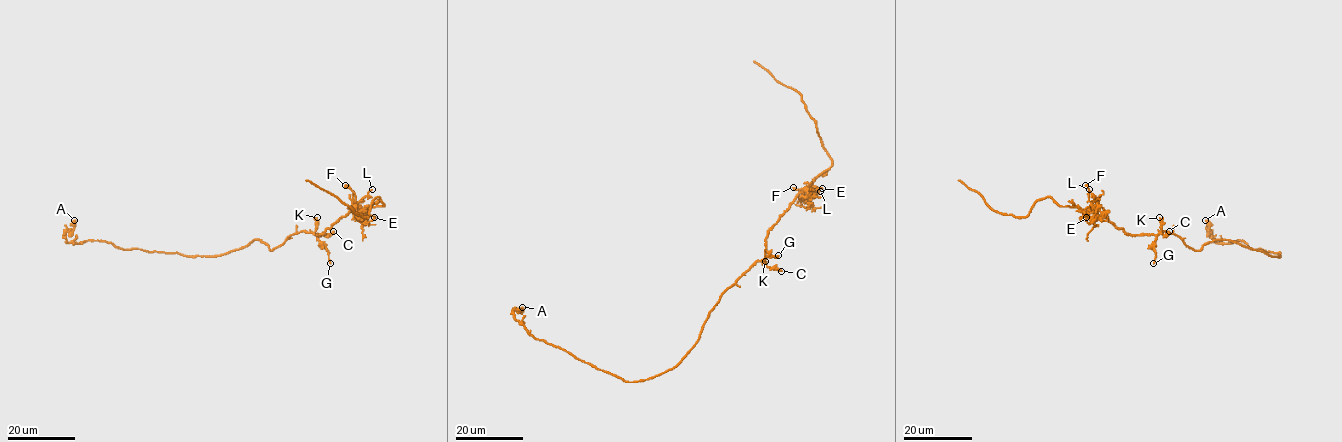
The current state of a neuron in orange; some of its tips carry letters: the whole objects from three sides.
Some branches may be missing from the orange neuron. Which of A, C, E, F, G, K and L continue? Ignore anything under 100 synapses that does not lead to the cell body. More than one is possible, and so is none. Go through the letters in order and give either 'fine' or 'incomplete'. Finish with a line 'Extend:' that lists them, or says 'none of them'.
A: fine
C: fine
E: fine
F: fine
G: fine
K: fine
L: fine
Extend: none of them

